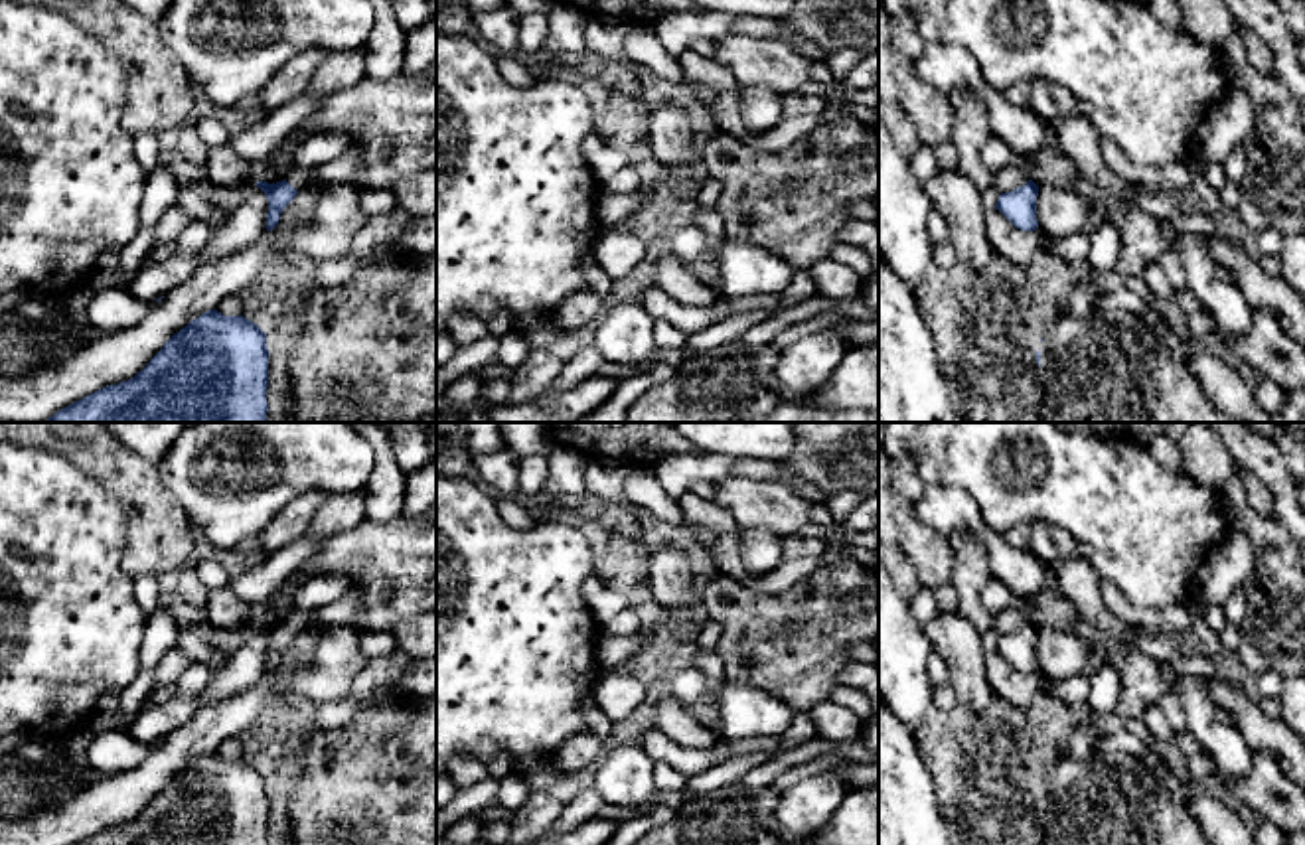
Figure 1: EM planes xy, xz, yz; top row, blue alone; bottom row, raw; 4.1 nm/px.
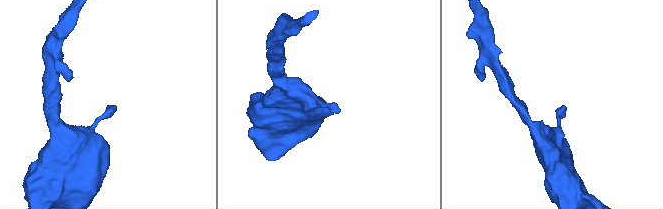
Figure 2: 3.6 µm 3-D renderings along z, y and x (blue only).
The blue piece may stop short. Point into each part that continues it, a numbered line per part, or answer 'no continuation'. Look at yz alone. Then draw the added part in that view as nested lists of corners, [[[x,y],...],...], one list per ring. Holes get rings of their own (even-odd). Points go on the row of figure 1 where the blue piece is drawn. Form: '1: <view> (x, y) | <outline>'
no continuation

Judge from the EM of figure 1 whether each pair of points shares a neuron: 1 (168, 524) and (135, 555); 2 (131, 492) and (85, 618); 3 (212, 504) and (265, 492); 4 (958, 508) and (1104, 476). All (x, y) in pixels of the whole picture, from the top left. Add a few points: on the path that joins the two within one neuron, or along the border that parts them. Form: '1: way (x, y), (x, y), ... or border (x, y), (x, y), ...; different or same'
1: way (160, 532), (143, 549); same
2: border (91, 478), (103, 484), (121, 508), (123, 559); different
3: way (226, 492), (251, 492); same
4: border (932, 482), (962, 486), (980, 516), (999, 534); different

